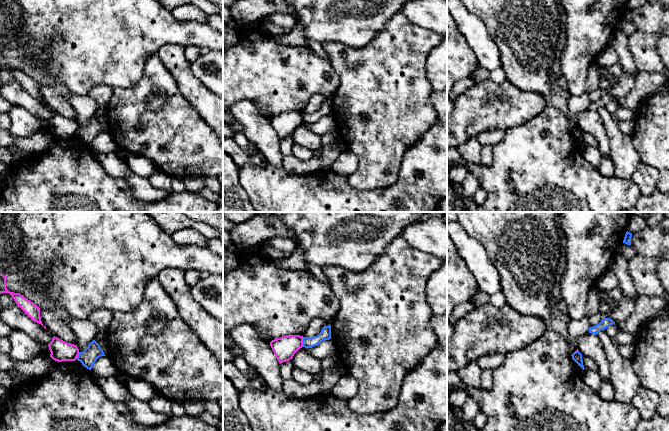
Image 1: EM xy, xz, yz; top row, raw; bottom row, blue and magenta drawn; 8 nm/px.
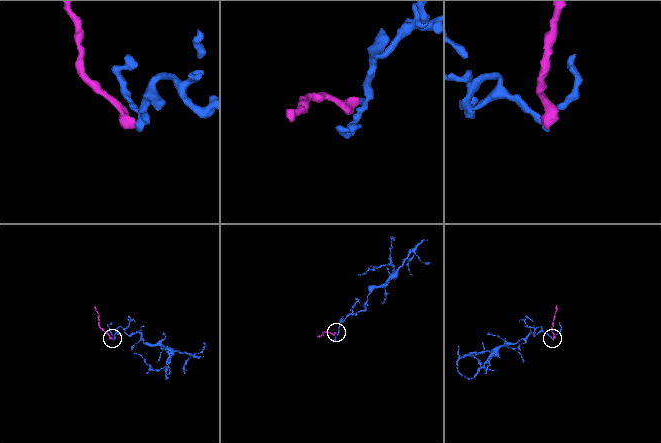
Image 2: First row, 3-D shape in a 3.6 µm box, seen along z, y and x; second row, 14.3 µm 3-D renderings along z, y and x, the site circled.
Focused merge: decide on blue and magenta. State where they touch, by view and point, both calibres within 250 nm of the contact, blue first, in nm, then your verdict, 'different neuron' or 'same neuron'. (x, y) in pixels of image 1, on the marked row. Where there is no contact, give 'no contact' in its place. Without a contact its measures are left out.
xz (303, 342) | 100/190 nm | different neuron

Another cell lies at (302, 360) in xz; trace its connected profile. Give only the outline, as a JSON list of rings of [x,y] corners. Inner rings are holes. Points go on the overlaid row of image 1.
[[[305,347],[300,348],[292,358],[295,368],[316,375],[321,371],[321,361],[311,356]]]

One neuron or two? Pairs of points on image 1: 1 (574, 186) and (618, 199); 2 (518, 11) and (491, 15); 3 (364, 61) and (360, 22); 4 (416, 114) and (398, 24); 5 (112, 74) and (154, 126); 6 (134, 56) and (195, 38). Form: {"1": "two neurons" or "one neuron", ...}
{"1": "one neuron", "2": "one neuron", "3": "two neurons", "4": "one neuron", "5": "two neurons", "6": "one neuron"}

